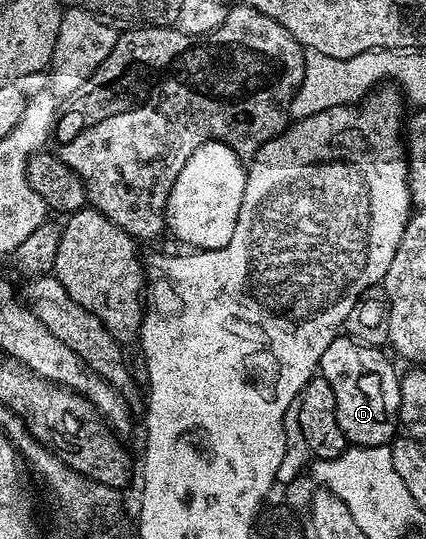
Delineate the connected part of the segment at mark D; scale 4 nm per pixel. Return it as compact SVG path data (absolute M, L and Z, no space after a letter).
M336 336L319 361L321 377L333 388L337 400L337 424L352 447L386 446L397 434L400 375L383 353L374 346L362 346L354 338Z

